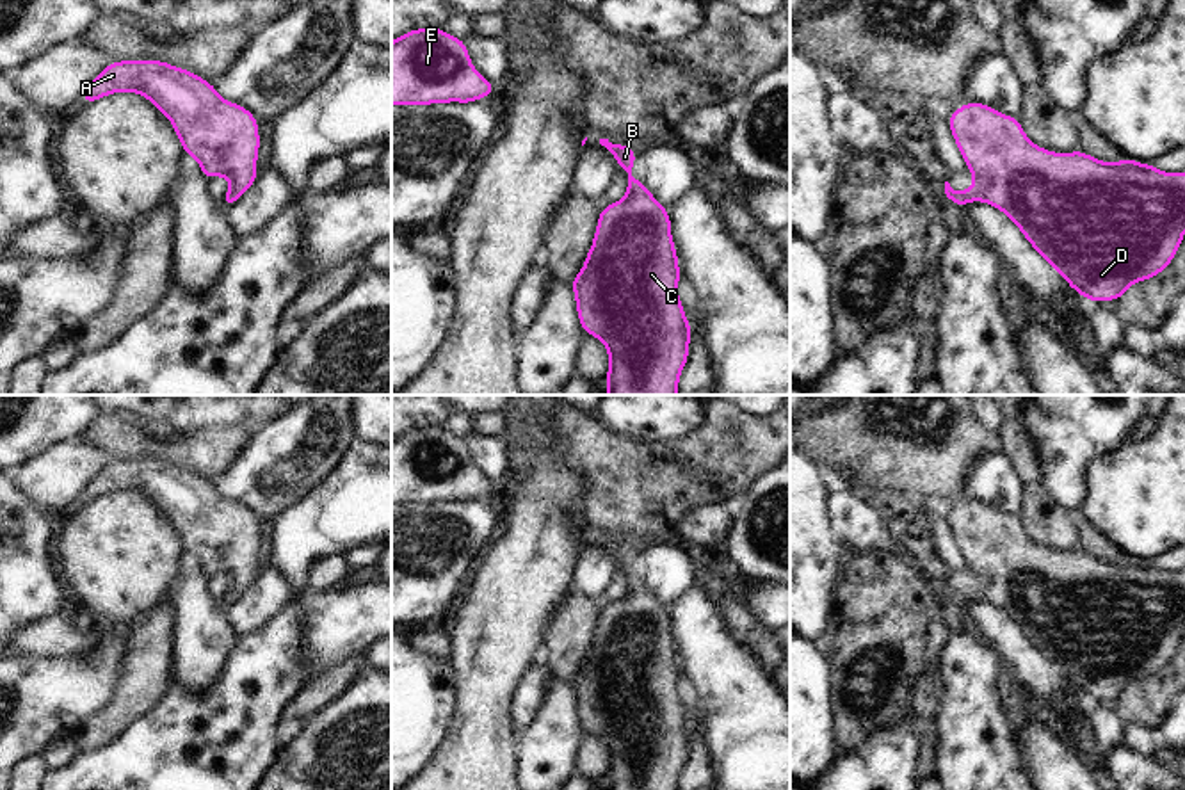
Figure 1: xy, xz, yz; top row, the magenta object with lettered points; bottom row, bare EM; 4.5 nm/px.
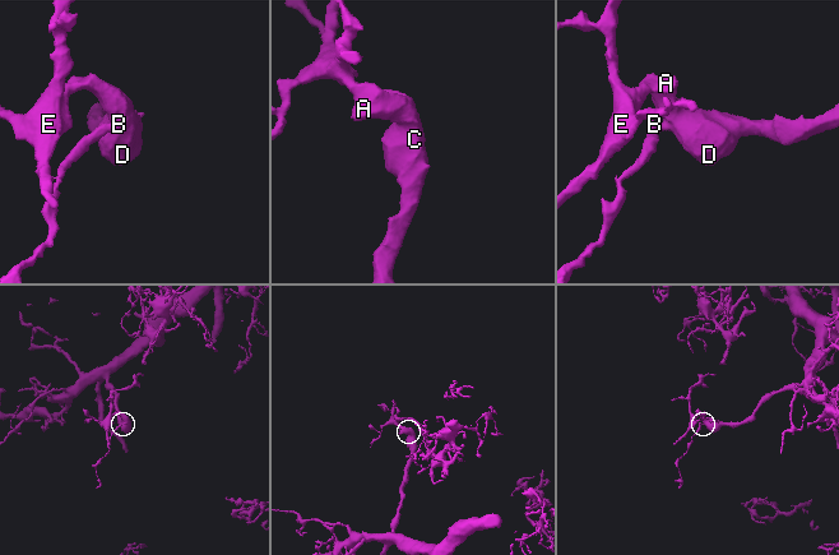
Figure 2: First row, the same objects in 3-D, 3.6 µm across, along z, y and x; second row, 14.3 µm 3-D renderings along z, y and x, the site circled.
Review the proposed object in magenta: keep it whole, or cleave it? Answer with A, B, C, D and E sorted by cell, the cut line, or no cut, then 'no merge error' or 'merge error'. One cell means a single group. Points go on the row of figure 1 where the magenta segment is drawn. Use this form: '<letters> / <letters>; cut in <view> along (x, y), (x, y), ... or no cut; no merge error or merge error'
A B C D E; no cut; no merge error

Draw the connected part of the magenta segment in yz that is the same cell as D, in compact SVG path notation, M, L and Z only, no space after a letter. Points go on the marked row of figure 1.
M979 101L955 109L948 126L975 180L970 190L954 190L945 181L950 203L961 208L971 201L984 201L1009 215L1041 258L1064 276L1069 288L1094 304L1119 301L1135 281L1158 276L1185 238L1185 171L1167 174L1151 164L1139 164L1126 157L1116 164L1100 162L1082 149L1052 153L1028 141L1020 117L1007 117Z

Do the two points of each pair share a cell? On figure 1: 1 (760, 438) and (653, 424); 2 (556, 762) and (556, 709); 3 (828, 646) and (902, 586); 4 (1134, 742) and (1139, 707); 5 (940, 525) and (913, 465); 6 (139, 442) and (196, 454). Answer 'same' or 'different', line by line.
1: different
2: same
3: same
4: different
5: different
6: same

